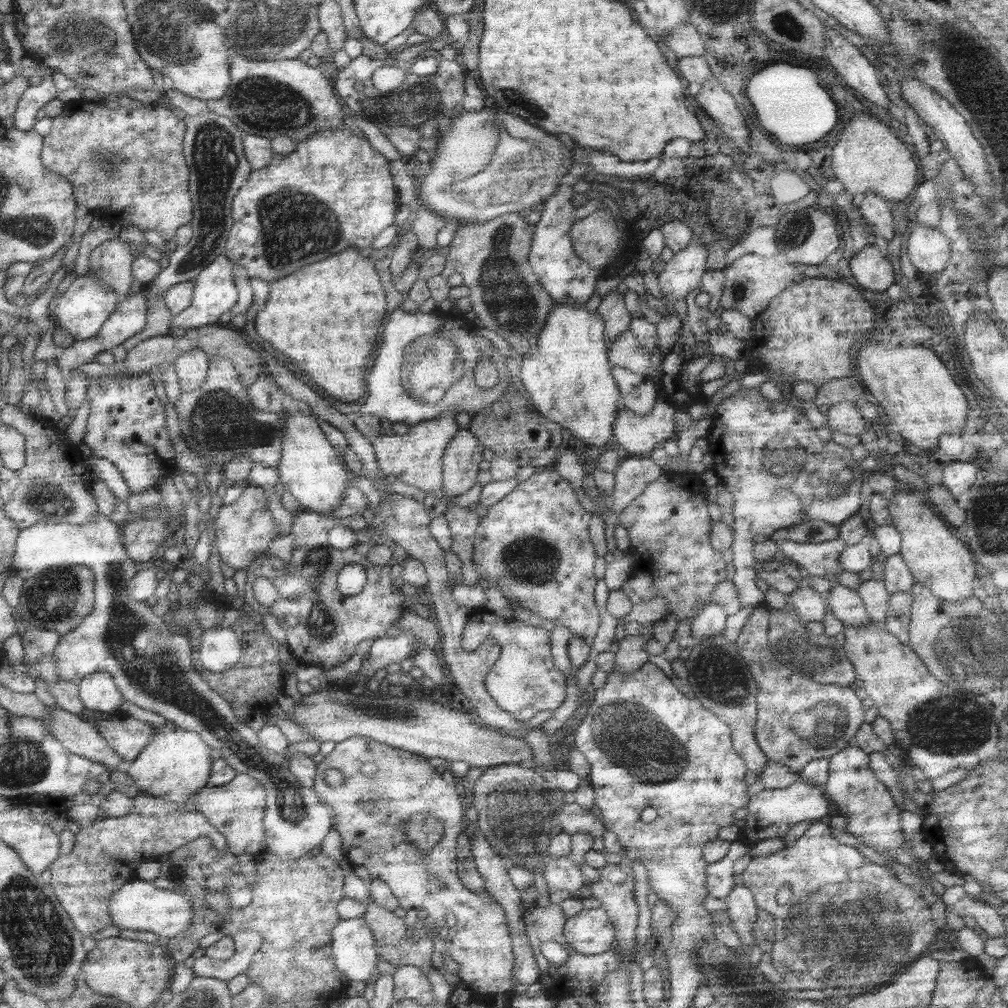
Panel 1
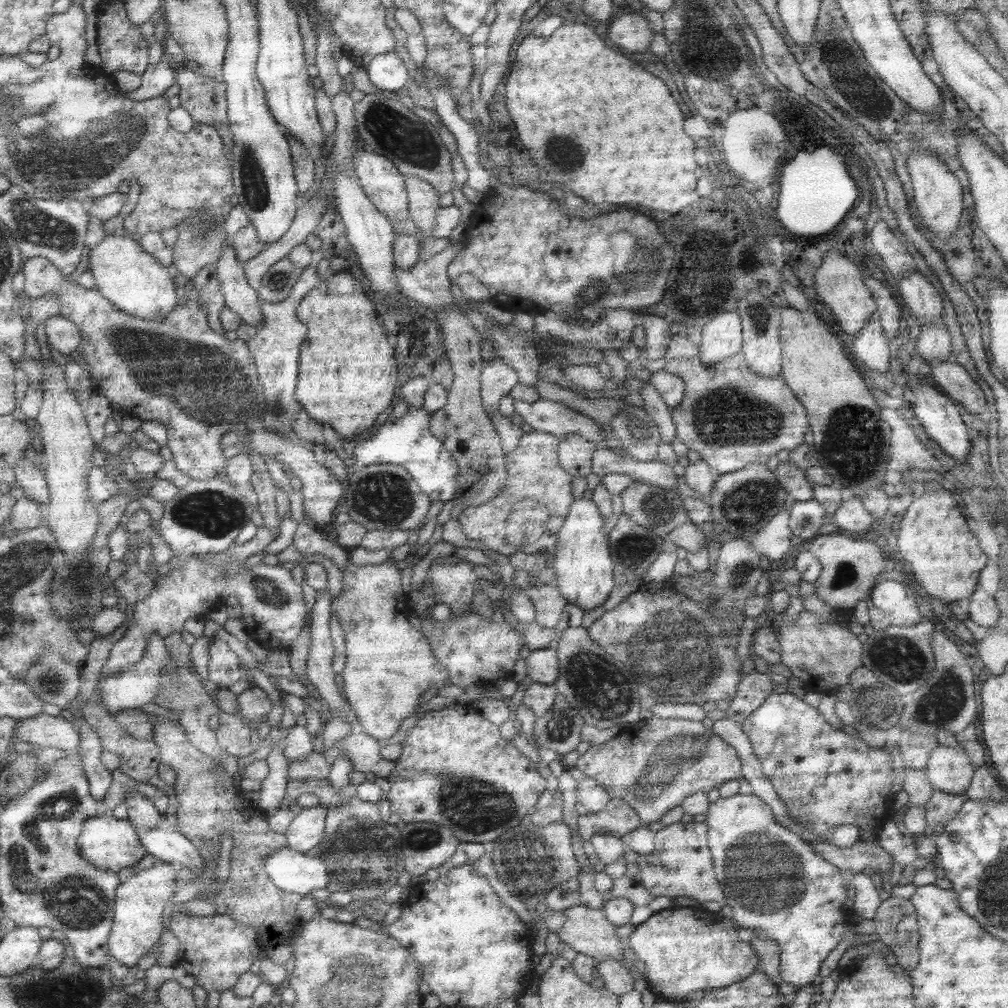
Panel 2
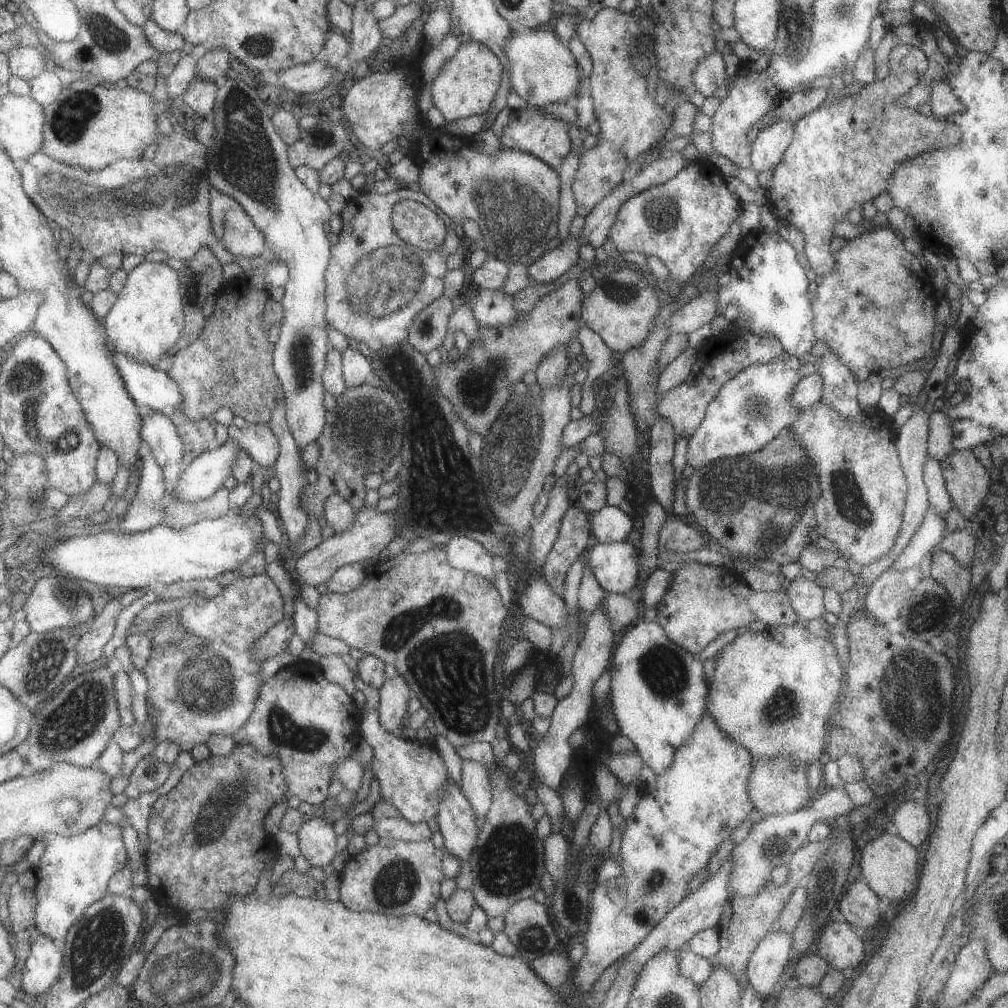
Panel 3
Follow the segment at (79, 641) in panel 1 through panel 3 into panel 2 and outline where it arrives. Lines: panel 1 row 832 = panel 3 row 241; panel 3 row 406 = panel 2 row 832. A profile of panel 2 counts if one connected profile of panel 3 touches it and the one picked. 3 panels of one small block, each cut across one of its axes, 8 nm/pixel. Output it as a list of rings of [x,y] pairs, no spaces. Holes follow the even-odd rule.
[[[301,808],[301,812],[295,814],[287,832],[283,834],[287,848],[301,854],[315,848],[323,838],[325,814],[325,808]]]

